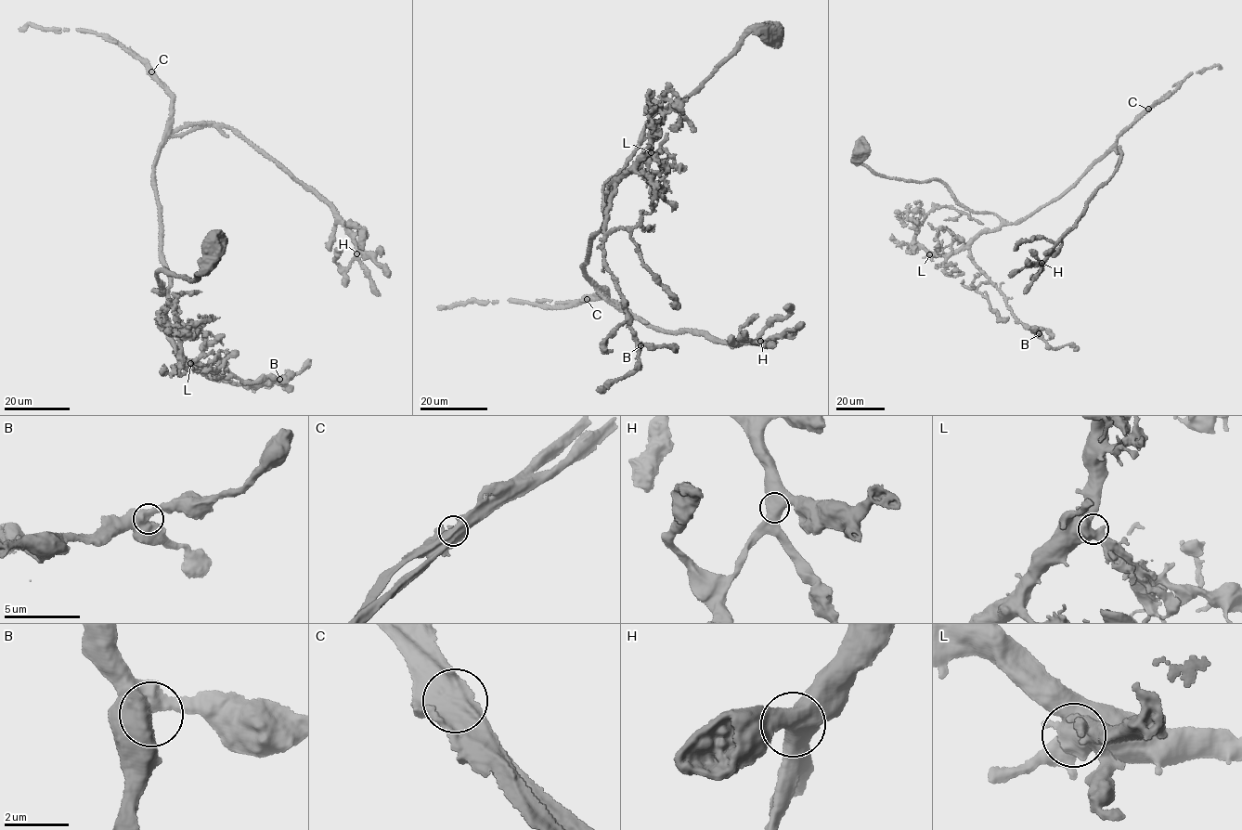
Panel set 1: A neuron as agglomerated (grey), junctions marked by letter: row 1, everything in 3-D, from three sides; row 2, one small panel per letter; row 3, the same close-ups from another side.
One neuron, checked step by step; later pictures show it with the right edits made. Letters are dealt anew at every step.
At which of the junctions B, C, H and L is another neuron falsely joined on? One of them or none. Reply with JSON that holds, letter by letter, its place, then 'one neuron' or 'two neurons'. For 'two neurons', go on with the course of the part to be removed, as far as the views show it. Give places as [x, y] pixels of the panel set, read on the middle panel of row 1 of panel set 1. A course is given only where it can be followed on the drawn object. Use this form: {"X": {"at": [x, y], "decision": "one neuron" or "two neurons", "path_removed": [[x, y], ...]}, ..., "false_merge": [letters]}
{"B": {"at": [640, 345], "decision": "one neuron"}, "C": {"at": [587, 299], "decision": "two neurons", "path_removed": [[587, 299], [597, 296], [603, 298], [605, 289], [598, 290], [609, 302], [648, 323]]}, "H": {"at": [760, 341], "decision": "one neuron"}, "L": {"at": [651, 152], "decision": "one neuron"}, "false_merge": ["C"]}

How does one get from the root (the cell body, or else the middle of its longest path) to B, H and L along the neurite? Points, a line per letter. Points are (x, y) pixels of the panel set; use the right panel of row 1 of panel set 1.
B: (861, 151), (856, 162), (876, 173), (934, 179), (967, 208), (1000, 216), (970, 256), (1039, 333)
H: (861, 151), (856, 162), (876, 173), (934, 179), (969, 209), (1017, 224), (1119, 153), (1112, 175), (1041, 263)
L: (861, 151), (856, 162), (876, 173), (934, 179), (967, 208), (1000, 216), (999, 227), (954, 252), (929, 254)

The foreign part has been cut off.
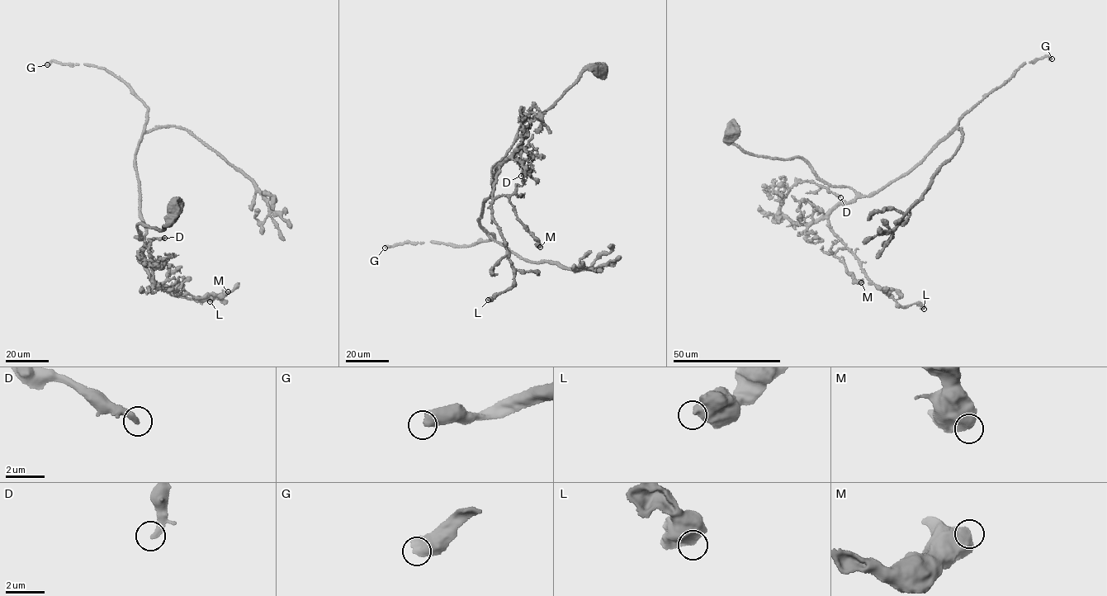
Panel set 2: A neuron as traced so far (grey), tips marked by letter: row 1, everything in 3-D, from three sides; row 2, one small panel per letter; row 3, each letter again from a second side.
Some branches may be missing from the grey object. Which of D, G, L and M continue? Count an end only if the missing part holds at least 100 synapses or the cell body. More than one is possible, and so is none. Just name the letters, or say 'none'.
G

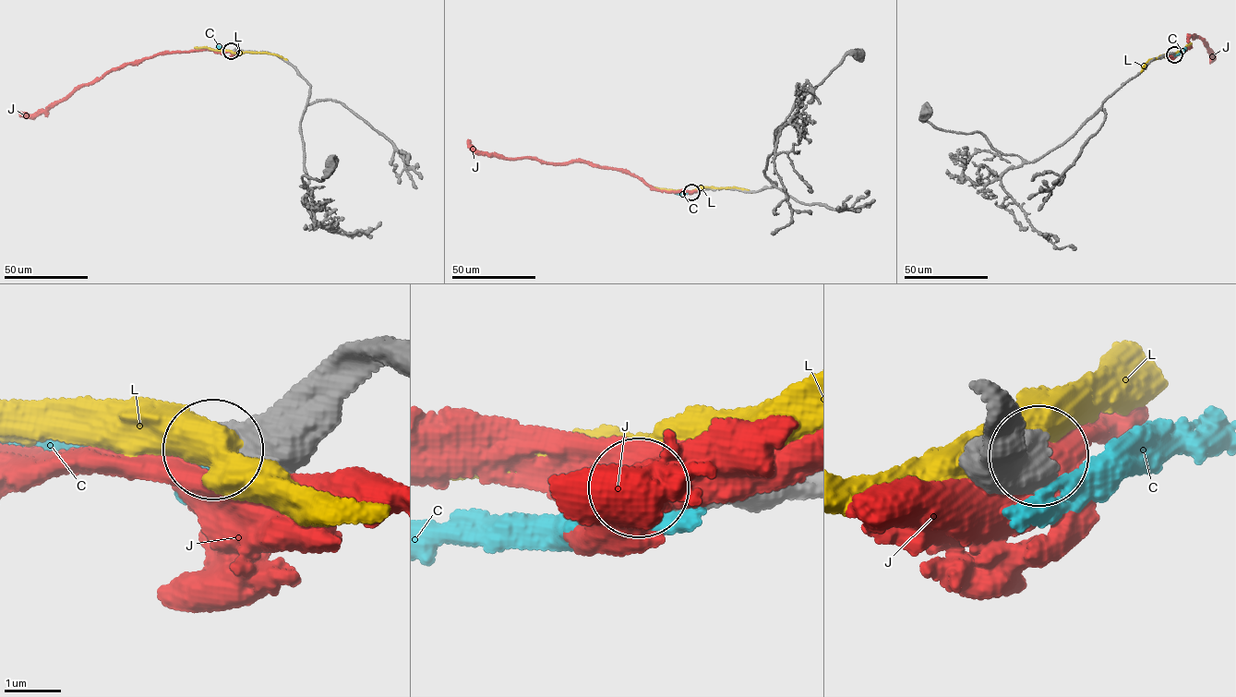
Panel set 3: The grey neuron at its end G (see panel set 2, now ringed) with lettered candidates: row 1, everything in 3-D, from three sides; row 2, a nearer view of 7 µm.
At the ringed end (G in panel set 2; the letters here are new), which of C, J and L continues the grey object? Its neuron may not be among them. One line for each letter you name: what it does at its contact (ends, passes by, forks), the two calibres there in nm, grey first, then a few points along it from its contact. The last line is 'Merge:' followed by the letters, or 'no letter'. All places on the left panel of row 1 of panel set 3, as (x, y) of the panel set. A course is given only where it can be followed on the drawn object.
Merge: no letter

